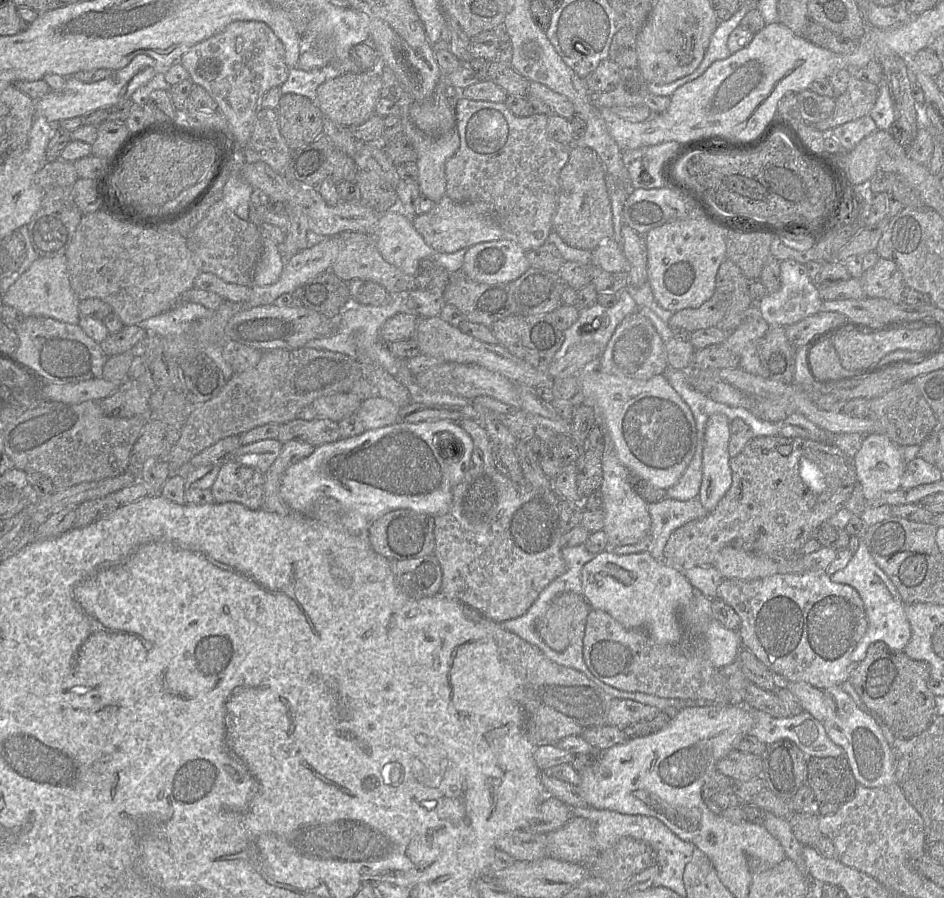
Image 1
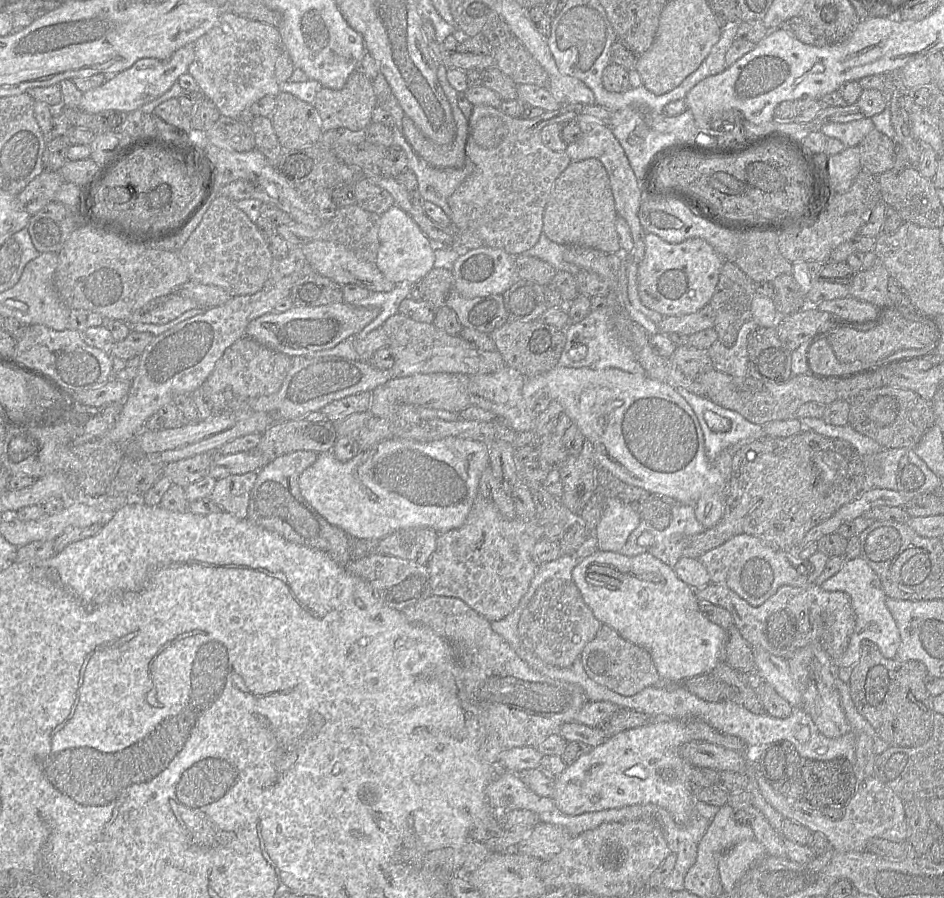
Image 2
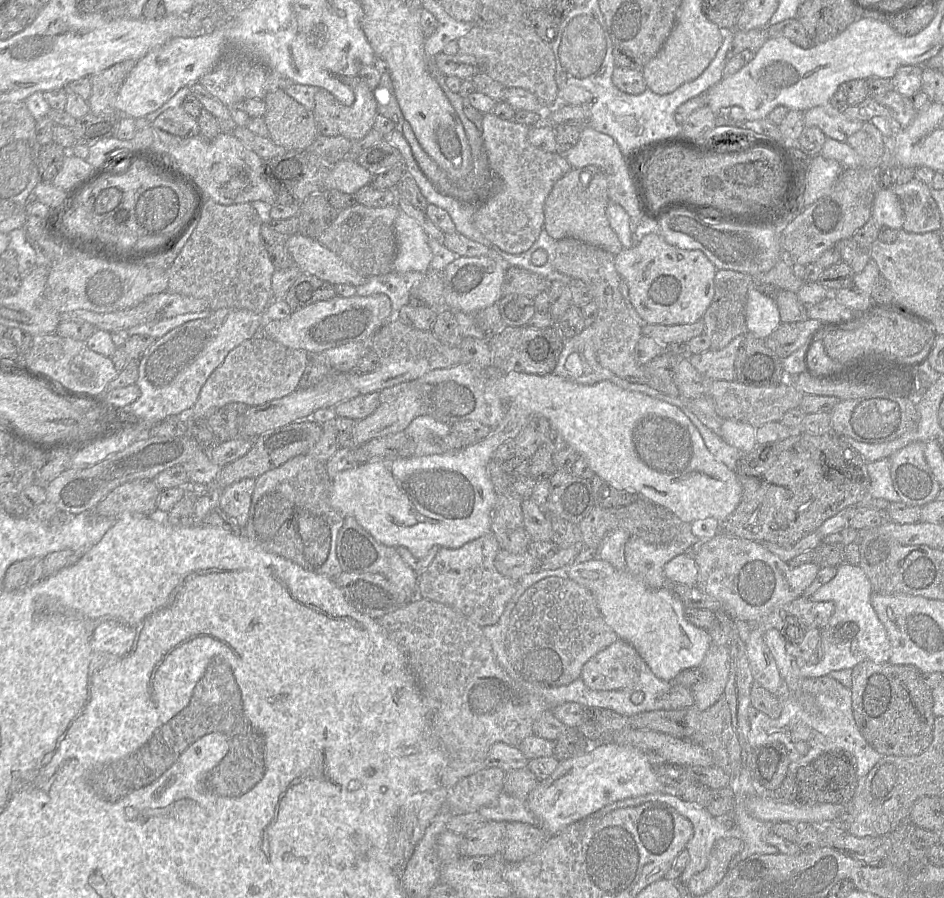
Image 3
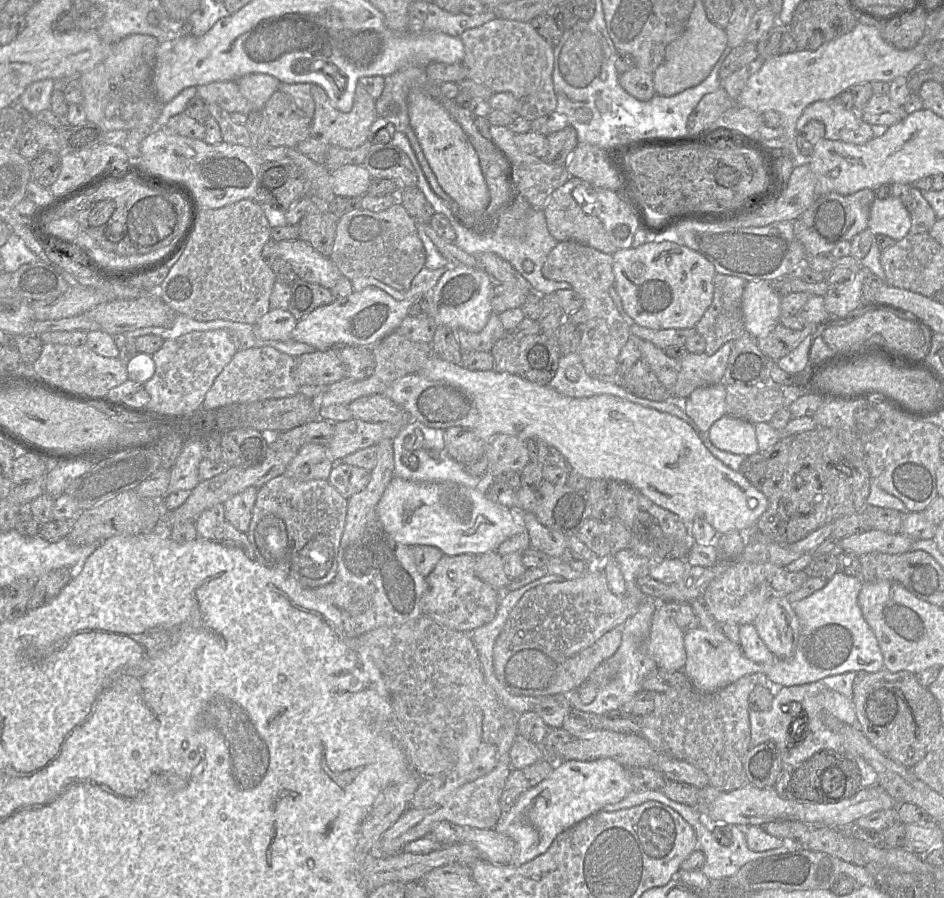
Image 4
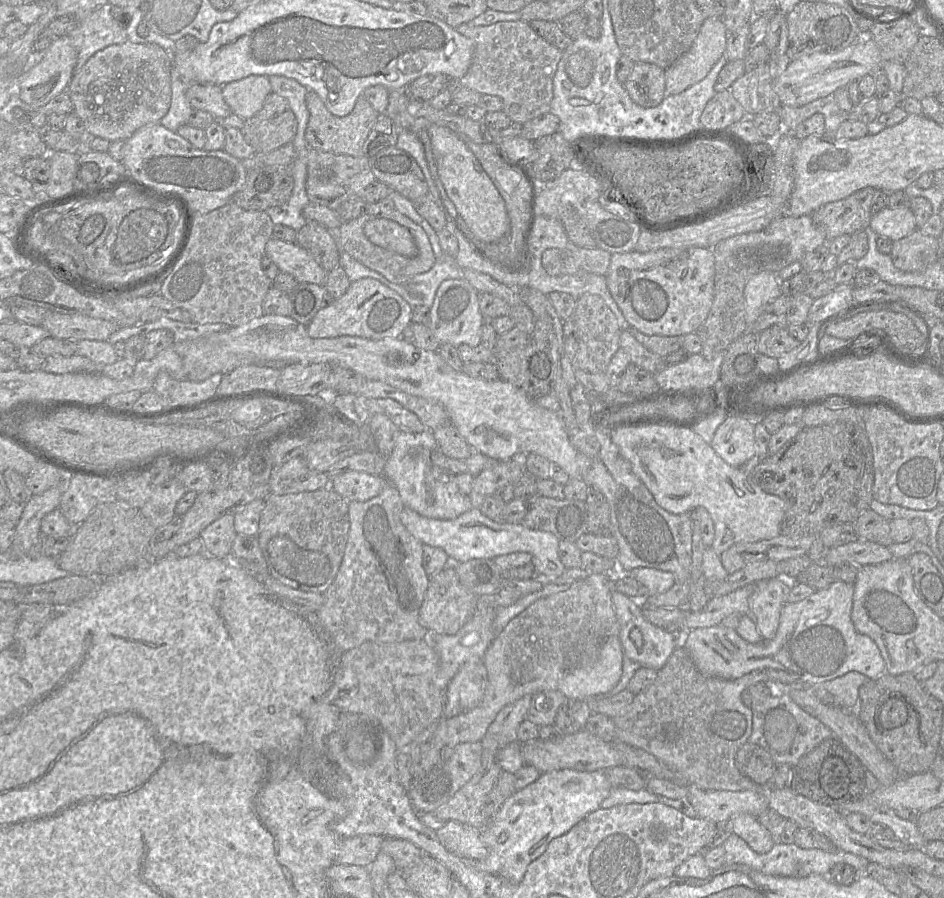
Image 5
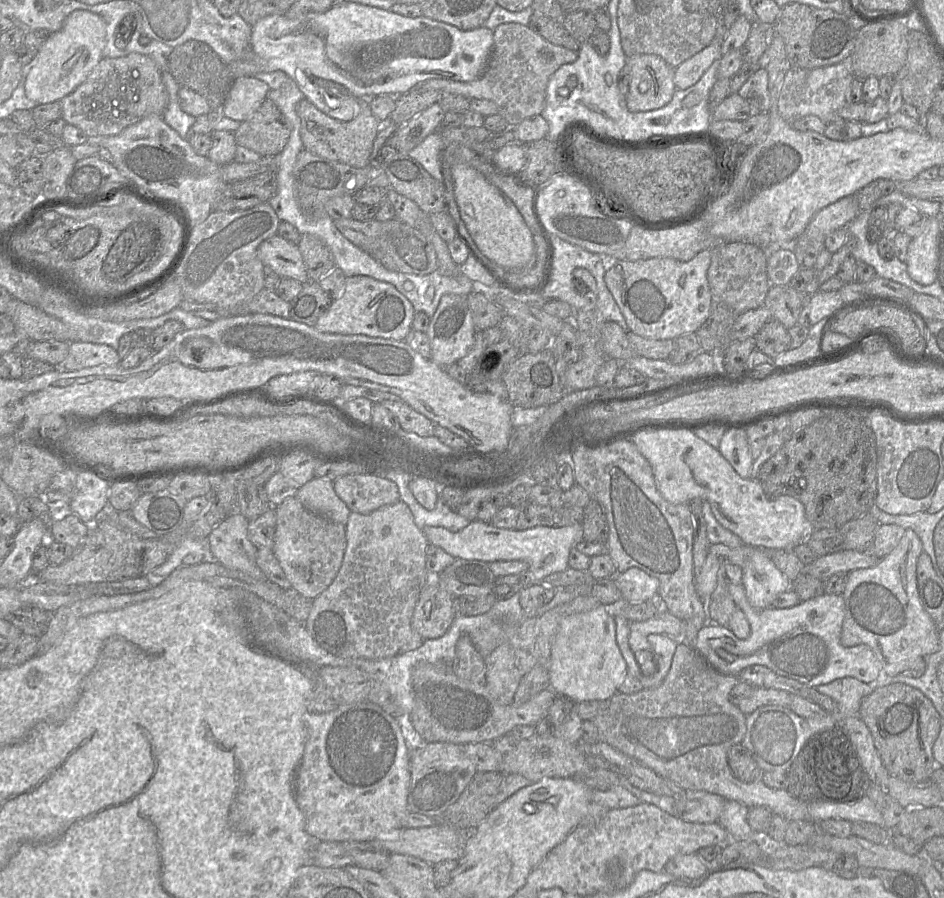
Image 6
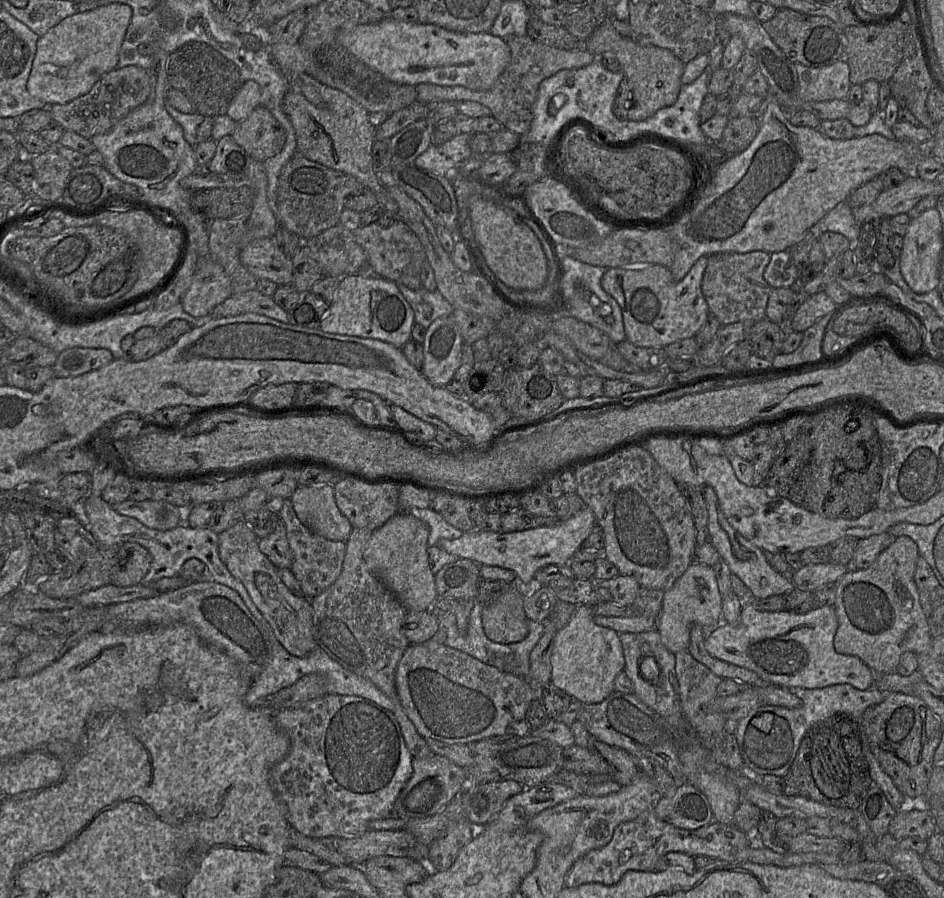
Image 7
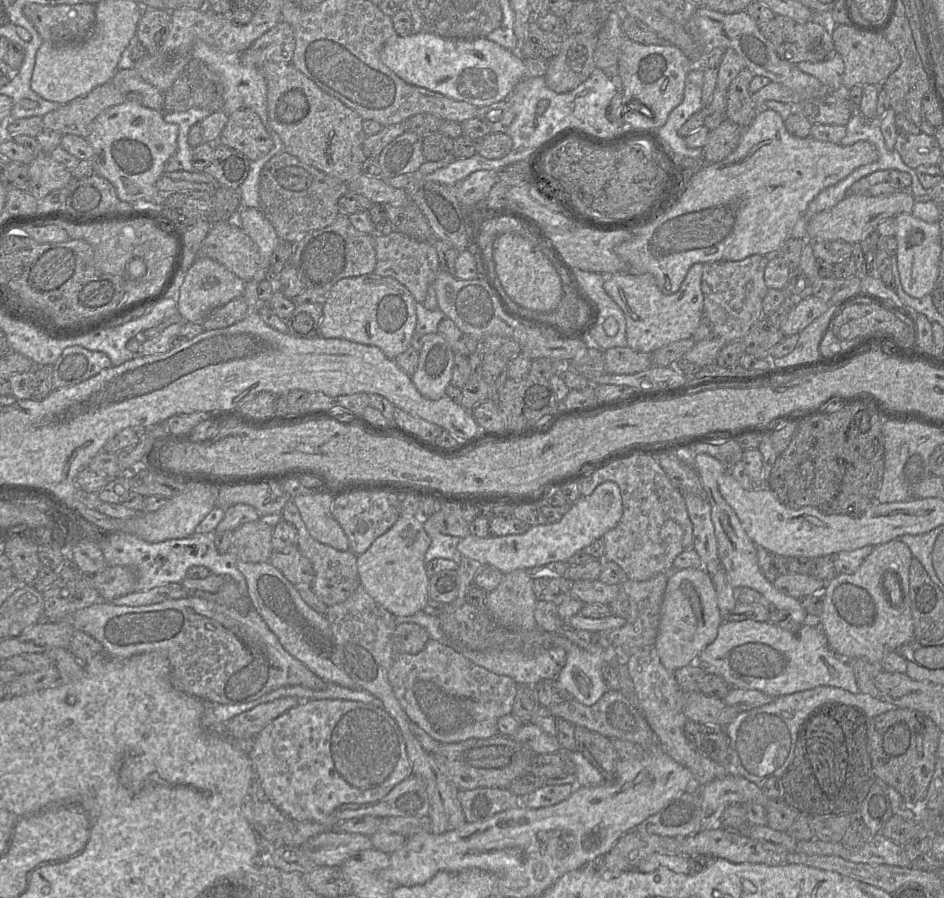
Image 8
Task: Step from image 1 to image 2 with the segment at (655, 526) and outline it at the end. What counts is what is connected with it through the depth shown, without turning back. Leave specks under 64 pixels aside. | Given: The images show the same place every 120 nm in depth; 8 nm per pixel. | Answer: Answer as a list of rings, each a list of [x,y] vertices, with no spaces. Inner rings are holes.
[[[676,503],[672,505],[672,519],[667,528],[657,530],[648,522],[641,520],[621,549],[621,554],[632,557],[641,553],[649,553],[673,568],[683,556],[684,549],[689,545],[693,537],[704,530],[704,526],[699,523],[695,516],[695,505]]]

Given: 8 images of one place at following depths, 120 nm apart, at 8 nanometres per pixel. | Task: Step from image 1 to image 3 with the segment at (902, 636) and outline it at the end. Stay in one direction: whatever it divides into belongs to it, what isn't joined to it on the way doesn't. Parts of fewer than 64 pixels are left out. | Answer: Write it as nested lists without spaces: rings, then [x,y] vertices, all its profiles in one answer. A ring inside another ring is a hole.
[[[844,562],[837,567],[835,577],[810,597],[815,602],[834,602],[835,611],[828,624],[820,630],[822,658],[816,664],[806,665],[800,670],[803,679],[826,676],[836,670],[852,669],[864,660],[875,663],[889,661],[890,640],[871,604],[872,594],[871,582],[860,565]]]

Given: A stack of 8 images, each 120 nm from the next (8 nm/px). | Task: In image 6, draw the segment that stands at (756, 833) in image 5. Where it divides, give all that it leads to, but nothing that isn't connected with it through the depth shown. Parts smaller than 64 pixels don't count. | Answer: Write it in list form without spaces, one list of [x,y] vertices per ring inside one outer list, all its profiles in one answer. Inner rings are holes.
[[[727,800],[718,823],[728,832],[731,841],[751,840],[754,832],[747,821],[749,807],[745,804]]]

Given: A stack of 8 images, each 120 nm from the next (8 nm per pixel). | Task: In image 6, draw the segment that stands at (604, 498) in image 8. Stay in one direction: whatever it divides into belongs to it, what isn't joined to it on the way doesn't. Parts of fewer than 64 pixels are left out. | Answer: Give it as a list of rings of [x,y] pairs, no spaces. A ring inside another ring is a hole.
[[[475,519],[461,531],[452,532],[443,527],[427,526],[422,530],[429,544],[436,545],[456,559],[479,560],[486,563],[495,561],[520,560],[528,563],[533,584],[554,572],[569,568],[570,550],[583,540],[582,523],[560,528],[536,526],[526,530],[497,528],[491,523]]]

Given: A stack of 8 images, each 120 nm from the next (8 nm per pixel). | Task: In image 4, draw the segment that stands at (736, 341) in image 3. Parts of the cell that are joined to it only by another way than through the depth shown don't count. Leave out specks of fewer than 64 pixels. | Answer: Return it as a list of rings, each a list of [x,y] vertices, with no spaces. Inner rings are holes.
[[[733,342],[725,343],[713,355],[688,352],[681,359],[681,370],[676,384],[669,390],[672,397],[682,402],[697,388],[722,383]]]

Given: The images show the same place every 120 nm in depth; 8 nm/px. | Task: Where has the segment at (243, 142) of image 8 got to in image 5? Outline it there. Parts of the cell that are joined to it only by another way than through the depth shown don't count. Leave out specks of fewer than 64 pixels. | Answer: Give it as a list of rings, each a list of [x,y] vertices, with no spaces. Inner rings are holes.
[[[271,92],[262,109],[245,120],[241,132],[256,153],[268,153],[292,143],[297,132],[297,119],[288,101]]]

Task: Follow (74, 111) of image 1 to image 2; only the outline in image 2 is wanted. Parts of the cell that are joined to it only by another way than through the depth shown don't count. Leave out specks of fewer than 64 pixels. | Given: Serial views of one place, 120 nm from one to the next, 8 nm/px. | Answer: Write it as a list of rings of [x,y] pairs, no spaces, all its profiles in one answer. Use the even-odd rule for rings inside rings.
[[[193,43],[179,48],[166,60],[141,58],[128,69],[109,76],[101,86],[84,92],[78,110],[95,115],[107,110],[130,113],[140,109],[167,92],[182,74],[188,72],[193,59]]]

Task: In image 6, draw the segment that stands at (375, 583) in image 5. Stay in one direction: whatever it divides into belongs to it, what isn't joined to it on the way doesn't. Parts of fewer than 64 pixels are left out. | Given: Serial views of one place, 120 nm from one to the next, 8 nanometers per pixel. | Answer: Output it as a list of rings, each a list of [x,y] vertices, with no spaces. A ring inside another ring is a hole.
[[[401,500],[369,514],[352,512],[346,523],[346,550],[333,582],[312,600],[305,627],[315,641],[339,658],[384,660],[418,648],[423,639],[411,626],[420,594],[431,576],[426,568],[428,540]]]

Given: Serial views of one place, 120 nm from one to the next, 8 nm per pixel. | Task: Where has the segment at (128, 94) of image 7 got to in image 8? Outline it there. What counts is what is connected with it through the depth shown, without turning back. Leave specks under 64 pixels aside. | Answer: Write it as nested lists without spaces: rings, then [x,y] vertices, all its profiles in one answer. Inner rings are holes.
[[[106,82],[93,89],[89,94],[77,97],[50,111],[42,117],[43,130],[48,129],[62,135],[73,134],[87,138],[92,124],[104,110],[124,103],[126,97],[113,85]]]

